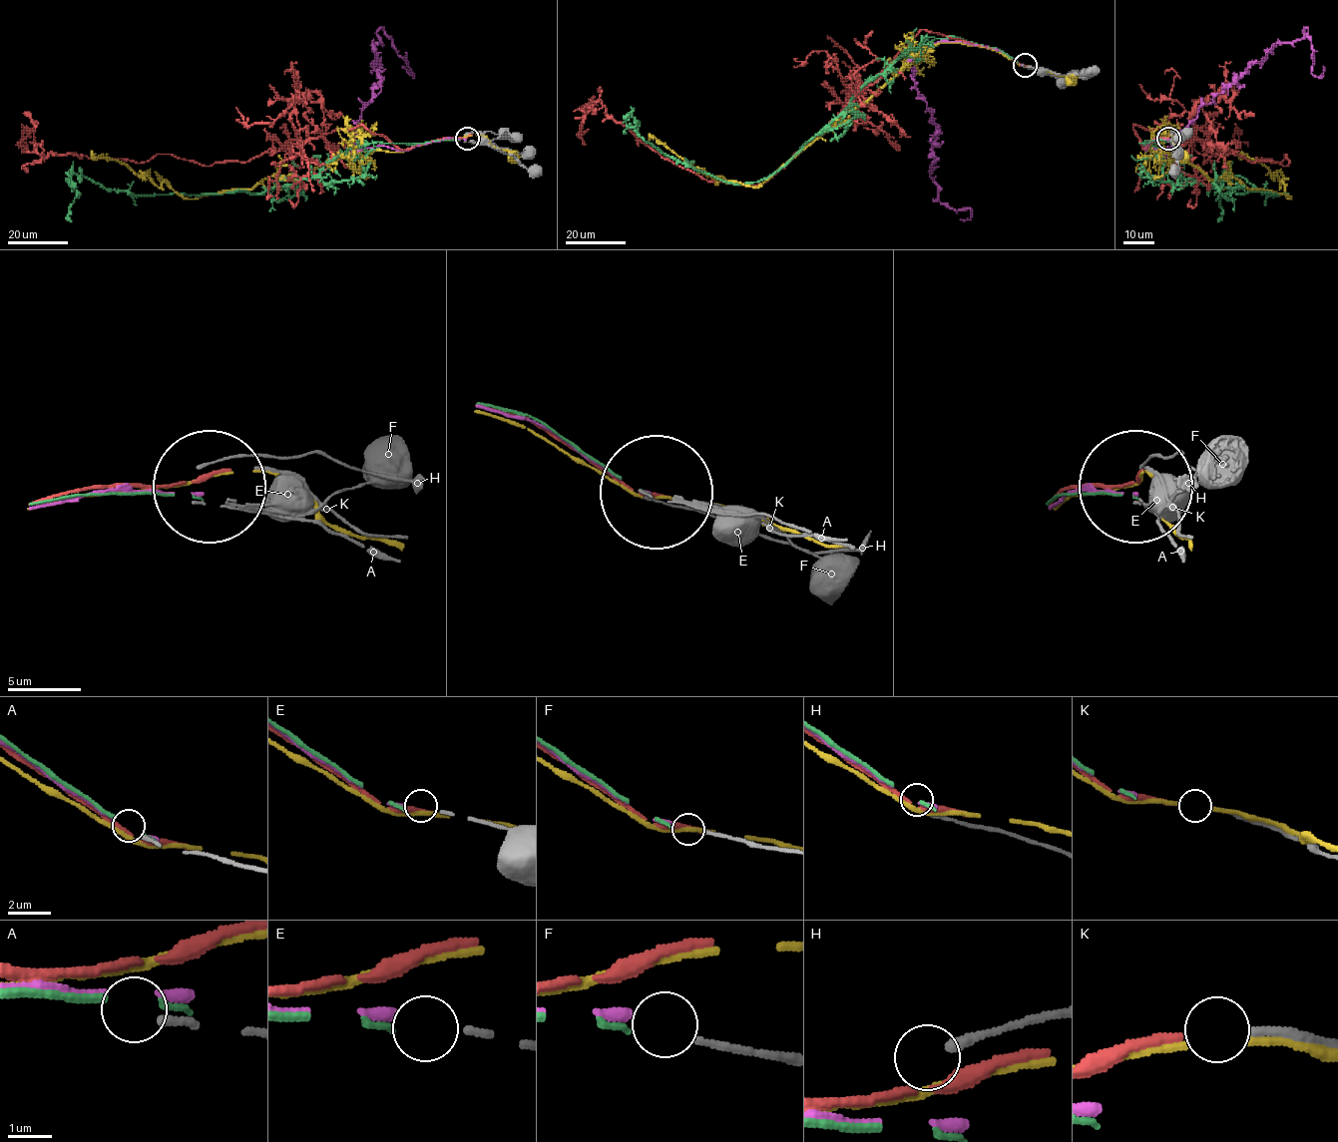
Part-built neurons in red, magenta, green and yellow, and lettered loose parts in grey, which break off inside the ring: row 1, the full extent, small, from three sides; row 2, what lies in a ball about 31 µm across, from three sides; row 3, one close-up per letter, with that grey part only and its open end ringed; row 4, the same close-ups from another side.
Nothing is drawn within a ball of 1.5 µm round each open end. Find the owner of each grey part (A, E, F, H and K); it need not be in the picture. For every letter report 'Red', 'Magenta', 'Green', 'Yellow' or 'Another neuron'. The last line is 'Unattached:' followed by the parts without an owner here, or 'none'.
A: Another neuron
E: Magenta
F: Green
H: Another neuron
K: Red
Unattached: A, H

